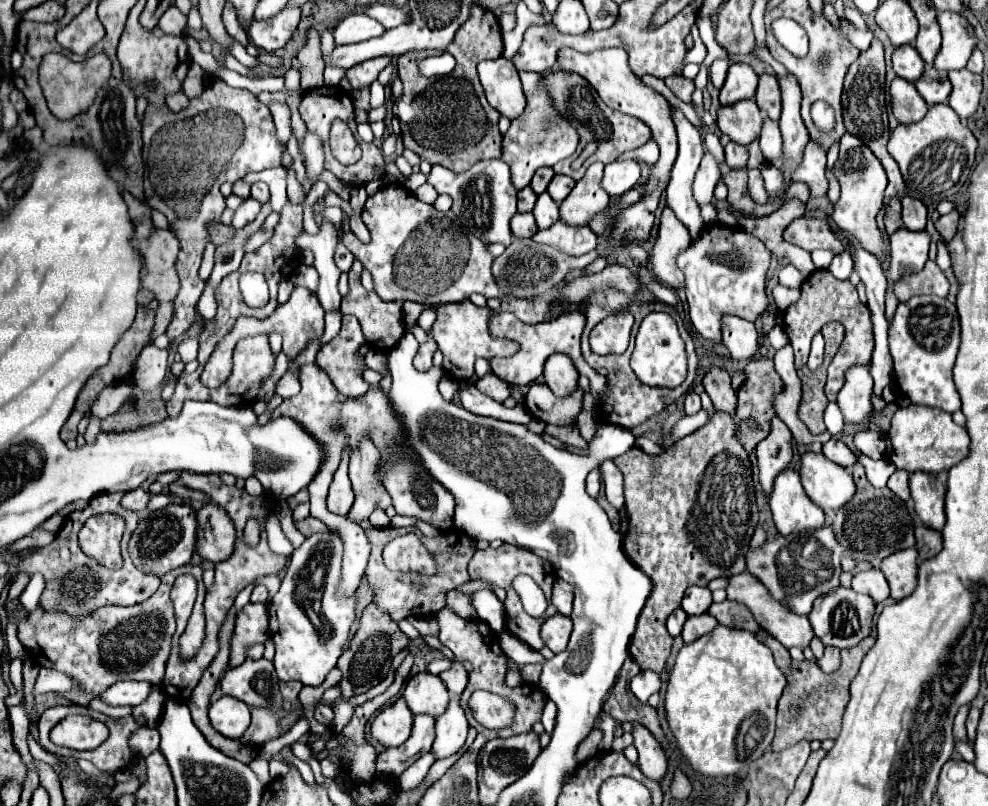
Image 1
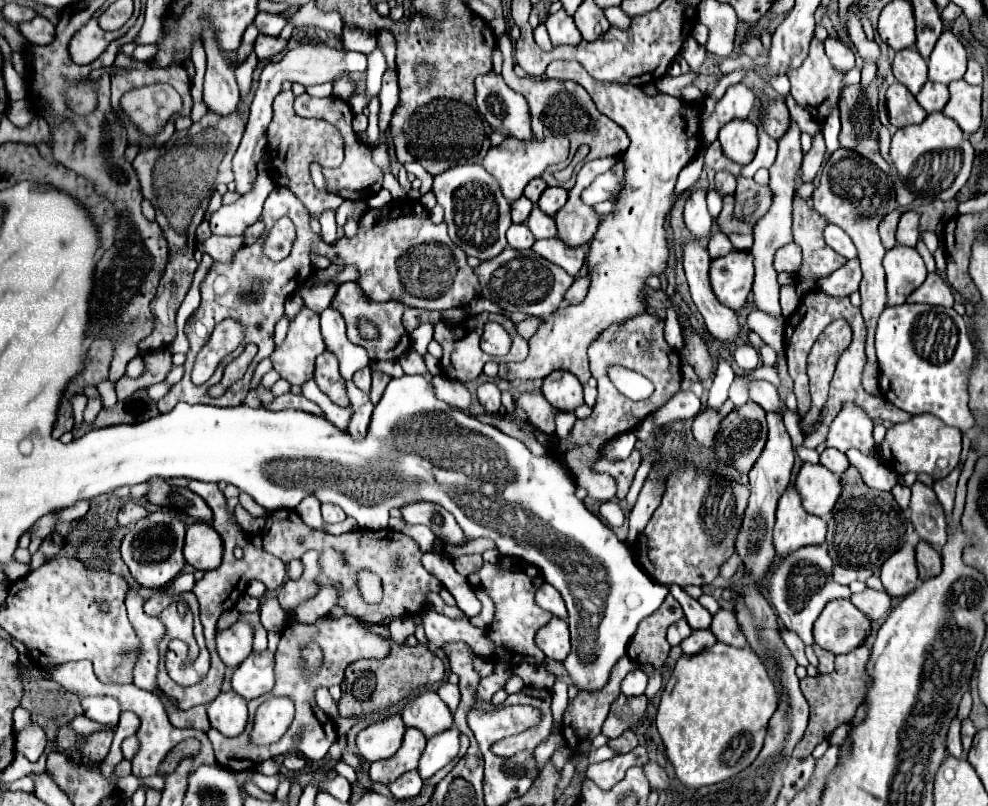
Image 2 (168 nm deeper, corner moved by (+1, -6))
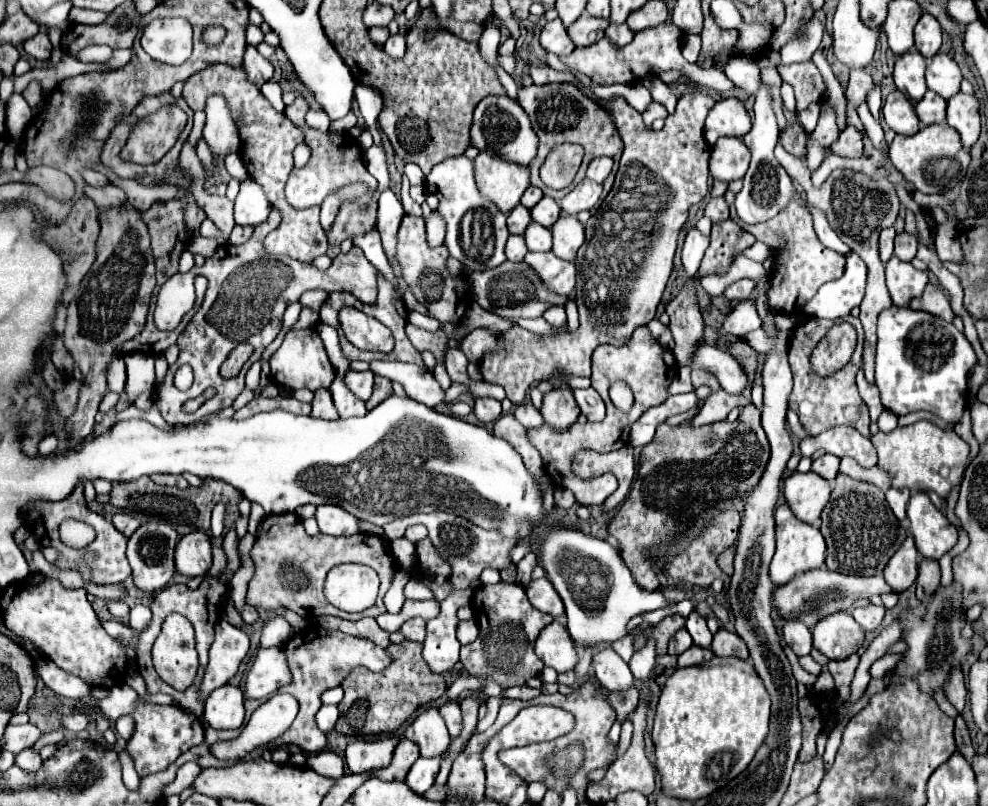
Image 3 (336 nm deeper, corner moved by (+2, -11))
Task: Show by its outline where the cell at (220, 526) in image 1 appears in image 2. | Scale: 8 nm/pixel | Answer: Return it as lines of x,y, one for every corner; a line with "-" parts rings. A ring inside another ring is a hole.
196,522
186,530
184,542
184,558
196,570
212,570
222,562
222,540
218,532
204,522

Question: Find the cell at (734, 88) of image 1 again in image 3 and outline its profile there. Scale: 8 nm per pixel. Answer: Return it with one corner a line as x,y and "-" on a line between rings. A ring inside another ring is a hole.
737,97
719,99
707,115
705,139
715,145
719,137
743,137
751,129
751,117

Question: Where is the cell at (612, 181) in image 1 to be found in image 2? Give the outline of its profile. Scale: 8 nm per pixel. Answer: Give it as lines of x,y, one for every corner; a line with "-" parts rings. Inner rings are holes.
610,170
606,174
598,176
588,188
584,188
584,192
580,194
580,198
588,206
594,206
594,204
604,202
604,200
614,200
618,196
620,188
622,188
622,180
616,178
616,174

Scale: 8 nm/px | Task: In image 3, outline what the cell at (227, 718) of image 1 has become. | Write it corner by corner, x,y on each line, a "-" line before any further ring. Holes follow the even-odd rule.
223,685
215,689
205,701
203,719
213,729
239,729
245,719
241,689
235,685

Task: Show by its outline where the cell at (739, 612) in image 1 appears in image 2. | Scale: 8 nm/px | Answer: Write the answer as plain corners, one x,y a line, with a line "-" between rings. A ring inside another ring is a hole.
720,608
718,614
712,618
710,630
716,636
716,640
722,642
722,644
728,644
728,646
734,646
734,648
744,648
746,646
746,636
738,628
736,616
730,610

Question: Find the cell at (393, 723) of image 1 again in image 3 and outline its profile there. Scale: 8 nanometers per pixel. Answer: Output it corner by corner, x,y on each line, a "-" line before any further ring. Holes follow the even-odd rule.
389,735
373,741
365,741
359,737
347,745
345,763
351,773
365,773
369,769
387,767
393,759
393,751
397,743
399,743
397,735

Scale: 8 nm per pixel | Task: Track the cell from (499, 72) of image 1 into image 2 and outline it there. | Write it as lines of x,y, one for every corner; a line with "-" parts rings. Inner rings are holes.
484,74
476,78
476,102
482,118
504,136
530,140
530,112
522,94
506,86
500,74

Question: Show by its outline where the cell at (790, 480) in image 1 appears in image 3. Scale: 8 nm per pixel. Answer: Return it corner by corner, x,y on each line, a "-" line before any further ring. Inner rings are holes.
787,503
779,505
775,511
775,529
777,529
777,551
771,561
769,575
775,585
785,585
789,579
793,579
797,573
805,573
811,569
817,569
825,561
825,539
819,529
813,525
807,525
799,521

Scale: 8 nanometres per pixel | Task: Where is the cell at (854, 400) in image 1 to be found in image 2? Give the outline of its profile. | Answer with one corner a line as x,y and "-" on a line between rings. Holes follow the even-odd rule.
846,404
830,424
826,446
840,452
856,448
862,454
870,454
876,446
872,438
872,420
856,404

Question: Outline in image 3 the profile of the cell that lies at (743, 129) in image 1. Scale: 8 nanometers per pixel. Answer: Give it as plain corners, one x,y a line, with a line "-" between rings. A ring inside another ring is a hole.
723,137
711,149
709,173
719,181
735,181
745,177
751,153
741,137

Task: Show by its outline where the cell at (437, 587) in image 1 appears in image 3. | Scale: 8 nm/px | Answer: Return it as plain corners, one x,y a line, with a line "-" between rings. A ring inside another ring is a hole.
295,513
287,515
267,515
261,523
261,535
257,537
251,557
255,561
255,575
249,581
249,593
247,603
263,609
281,609
287,607
295,611
297,615
309,615
309,617
321,617
321,615
335,615
341,619
363,619
363,617
377,617
381,613
387,613
387,607
383,603
383,595
391,587
395,573
397,573
397,561
387,541
375,535
367,533
355,533
349,537
331,537
331,535
307,535
301,519
-
341,563
361,563
369,565
377,571
381,577
381,593
379,601
375,603
377,611
367,609
363,613
345,613
337,607
333,607
325,595
323,595
323,581
327,573

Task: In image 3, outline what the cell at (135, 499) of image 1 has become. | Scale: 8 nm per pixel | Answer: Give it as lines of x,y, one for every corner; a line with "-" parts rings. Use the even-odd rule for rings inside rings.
119,513
119,515
113,515
113,525
117,527
117,531
121,531
125,537
133,535
135,529
141,525
137,517
129,515
129,513

